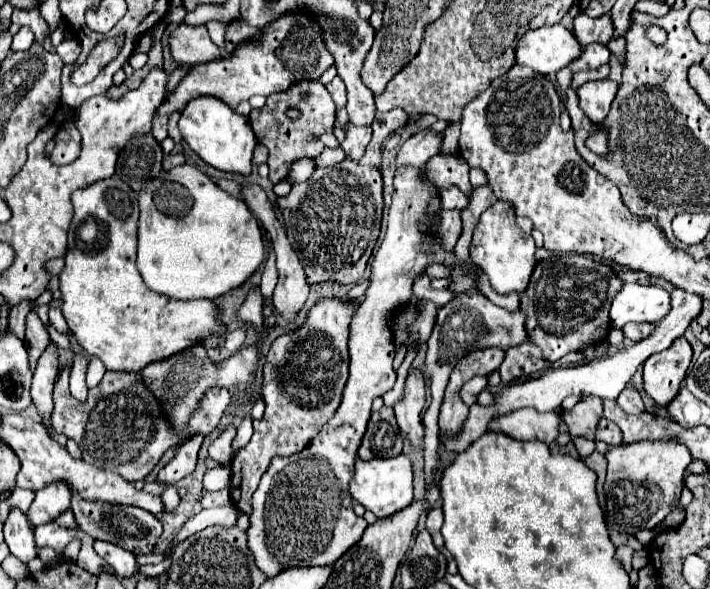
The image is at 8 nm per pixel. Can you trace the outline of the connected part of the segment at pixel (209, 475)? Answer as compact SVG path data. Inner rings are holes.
M215 467L215 469L207 469L205 477L203 477L203 487L207 491L219 491L219 489L227 489L231 483L231 469L229 467Z

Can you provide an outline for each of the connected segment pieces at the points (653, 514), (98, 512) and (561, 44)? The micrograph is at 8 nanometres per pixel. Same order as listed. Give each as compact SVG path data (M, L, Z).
M675 439L637 441L631 445L611 447L607 451L607 521L613 529L635 535L641 529L657 527L671 509L677 507L681 489L685 485L687 467L693 457L685 445Z
M79 495L71 497L71 511L75 513L75 519L79 527L91 535L93 539L111 541L135 555L149 555L161 535L161 521L157 515L141 509L141 507L129 507L129 505L103 505L95 501L85 501Z
M561 23L545 25L527 31L517 43L517 63L531 67L541 75L555 75L559 69L569 67L583 47L575 35Z

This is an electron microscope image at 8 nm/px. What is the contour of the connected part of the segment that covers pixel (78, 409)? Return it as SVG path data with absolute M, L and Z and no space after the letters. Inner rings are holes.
M69 367L61 371L57 383L55 383L55 391L53 391L53 413L51 413L51 425L55 431L67 435L69 439L77 441L83 459L89 461L99 461L99 459L113 459L113 461L123 461L121 465L115 465L115 471L125 479L125 481L139 481L143 479L159 461L159 457L171 447L175 445L181 437L171 433L171 427L167 425L161 407L157 403L157 399L147 391L147 387L139 381L141 373L115 373L115 371L107 371L103 381L95 387L89 389L89 397L85 403L79 403L75 397L71 397L69 393Z

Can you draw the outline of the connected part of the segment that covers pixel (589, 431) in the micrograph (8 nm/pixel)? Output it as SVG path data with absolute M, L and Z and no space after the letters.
M583 395L581 401L571 411L563 413L563 421L567 423L571 437L583 435L583 437L593 439L595 425L601 415L603 415L603 401L599 397Z

